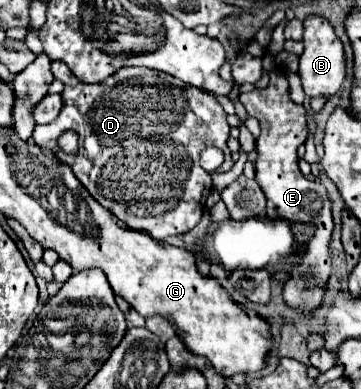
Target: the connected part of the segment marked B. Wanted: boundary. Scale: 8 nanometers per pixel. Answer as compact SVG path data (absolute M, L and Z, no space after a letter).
M309 16L303 22L303 26L305 26L305 36L303 36L305 50L301 54L301 64L299 64L299 78L303 82L303 92L309 98L315 98L315 96L331 98L331 96L337 94L337 90L341 88L341 82L345 78L343 44L337 38L331 24L321 16Z

